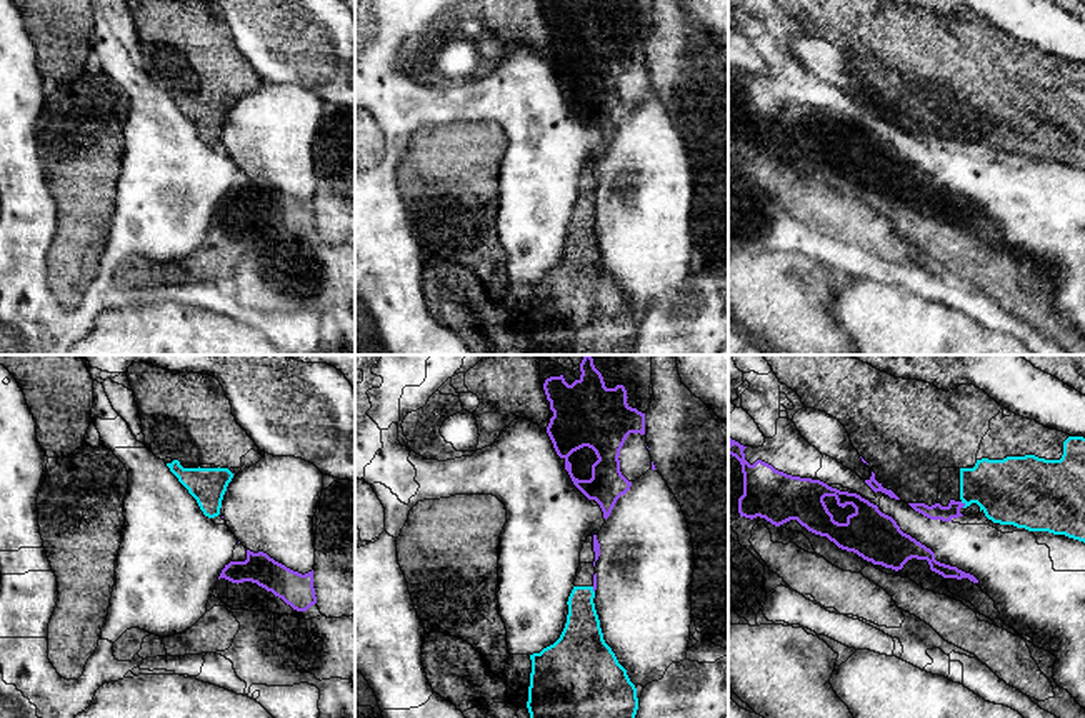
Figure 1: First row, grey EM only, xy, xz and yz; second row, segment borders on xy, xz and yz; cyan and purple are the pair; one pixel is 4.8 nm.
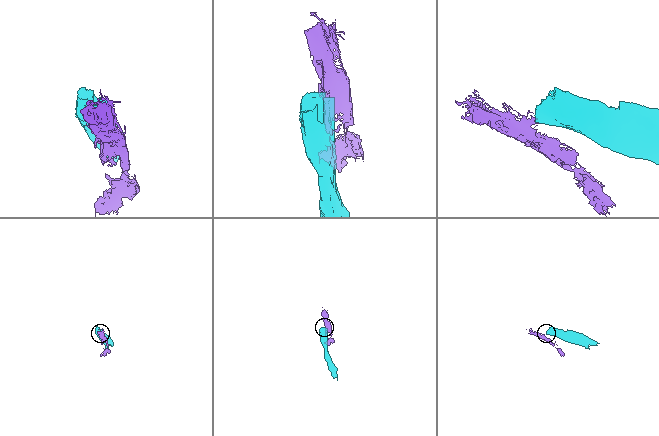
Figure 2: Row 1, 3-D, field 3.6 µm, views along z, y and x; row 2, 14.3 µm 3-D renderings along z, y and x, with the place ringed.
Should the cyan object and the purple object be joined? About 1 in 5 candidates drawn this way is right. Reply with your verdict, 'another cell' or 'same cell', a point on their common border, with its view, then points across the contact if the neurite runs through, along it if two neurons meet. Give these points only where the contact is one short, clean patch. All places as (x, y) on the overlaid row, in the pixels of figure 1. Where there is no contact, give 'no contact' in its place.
another cell; contact yz (964, 502); border yz (960, 502), (965, 505)

